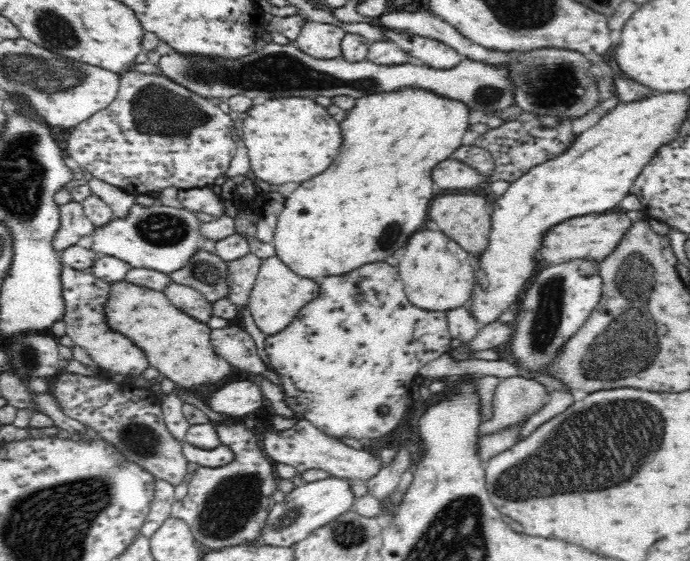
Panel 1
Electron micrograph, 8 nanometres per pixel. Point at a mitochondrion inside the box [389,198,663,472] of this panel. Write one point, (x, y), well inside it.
(545, 323)

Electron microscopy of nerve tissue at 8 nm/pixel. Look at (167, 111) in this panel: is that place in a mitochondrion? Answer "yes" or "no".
yes

